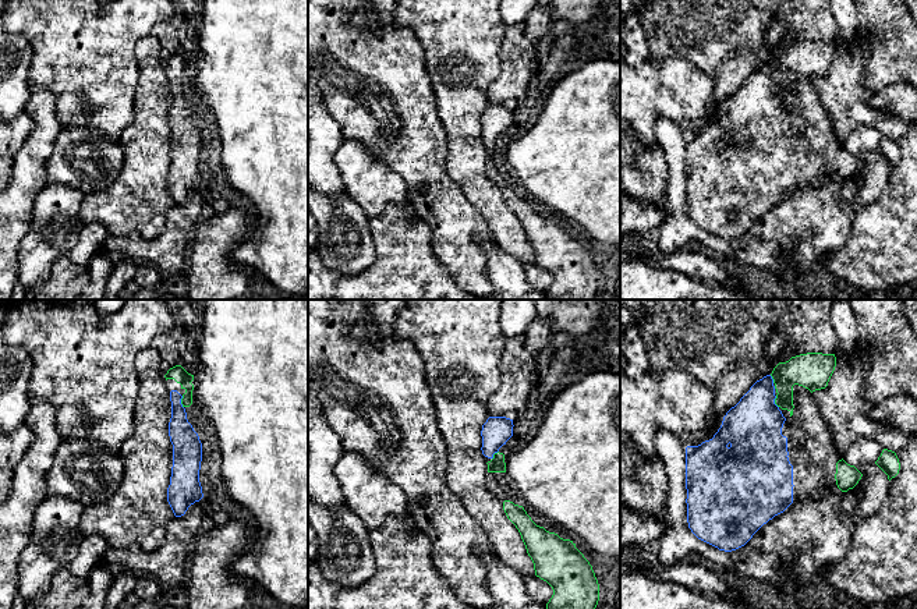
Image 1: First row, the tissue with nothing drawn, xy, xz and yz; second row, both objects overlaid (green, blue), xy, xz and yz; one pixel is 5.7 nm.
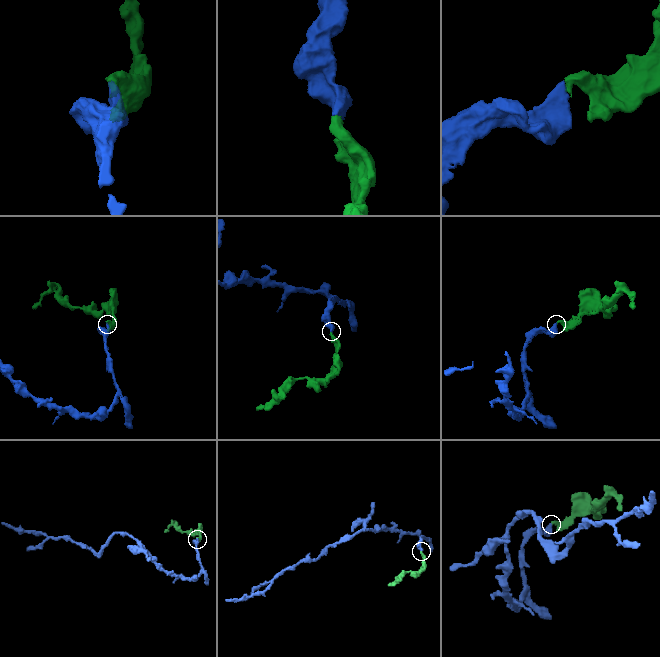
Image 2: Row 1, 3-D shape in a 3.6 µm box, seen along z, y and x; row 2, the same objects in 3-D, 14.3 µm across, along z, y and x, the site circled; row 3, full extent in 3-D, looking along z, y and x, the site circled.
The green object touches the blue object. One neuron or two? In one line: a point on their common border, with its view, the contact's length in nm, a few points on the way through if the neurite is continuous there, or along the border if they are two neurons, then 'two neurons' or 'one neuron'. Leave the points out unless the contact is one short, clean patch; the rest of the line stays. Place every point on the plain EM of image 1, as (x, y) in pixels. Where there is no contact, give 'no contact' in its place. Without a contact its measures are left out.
xy (181, 89) | 70 nm | across xy (179, 62), (187, 73), (181, 89), (179, 116), (186, 130) | one neuron

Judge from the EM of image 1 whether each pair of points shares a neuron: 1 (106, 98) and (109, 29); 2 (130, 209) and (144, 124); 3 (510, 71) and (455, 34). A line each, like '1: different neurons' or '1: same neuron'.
1: same neuron
2: same neuron
3: different neurons

